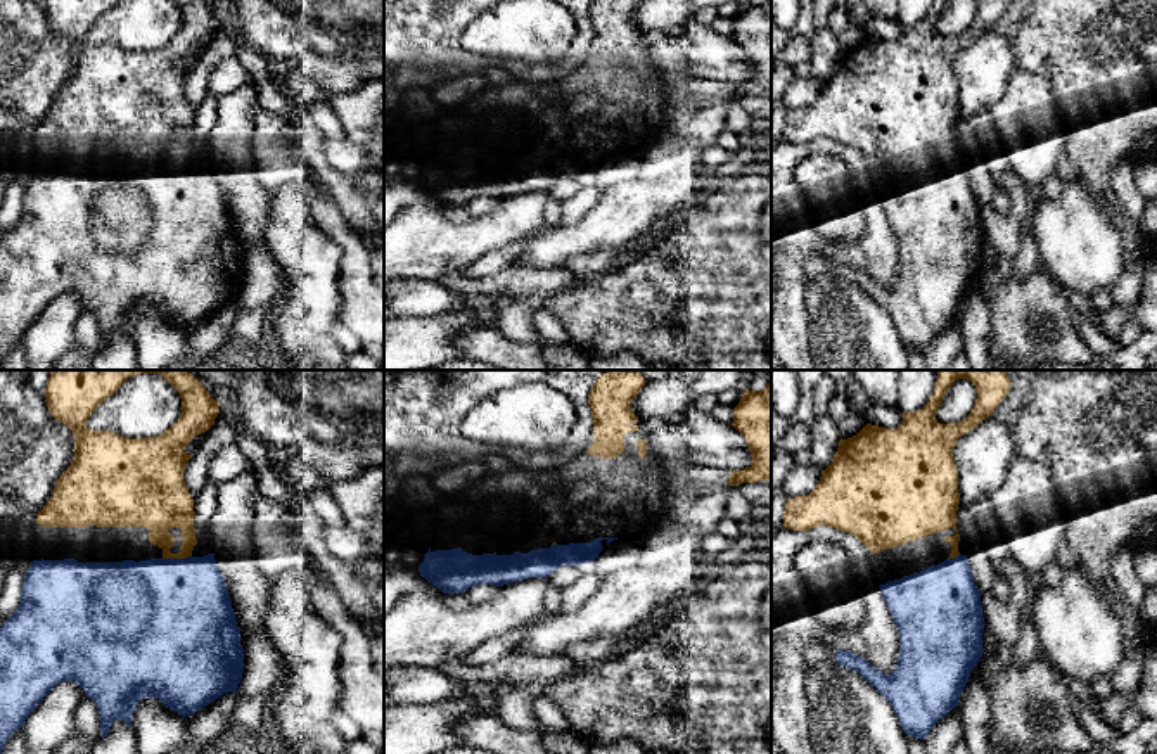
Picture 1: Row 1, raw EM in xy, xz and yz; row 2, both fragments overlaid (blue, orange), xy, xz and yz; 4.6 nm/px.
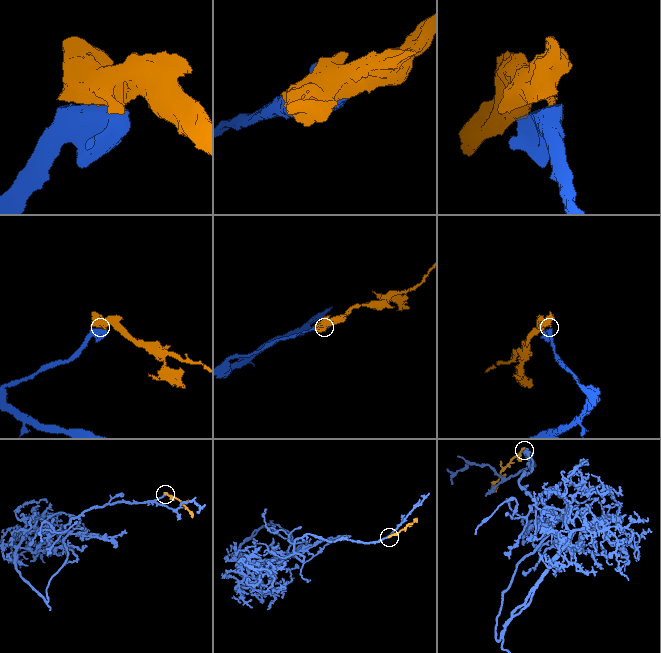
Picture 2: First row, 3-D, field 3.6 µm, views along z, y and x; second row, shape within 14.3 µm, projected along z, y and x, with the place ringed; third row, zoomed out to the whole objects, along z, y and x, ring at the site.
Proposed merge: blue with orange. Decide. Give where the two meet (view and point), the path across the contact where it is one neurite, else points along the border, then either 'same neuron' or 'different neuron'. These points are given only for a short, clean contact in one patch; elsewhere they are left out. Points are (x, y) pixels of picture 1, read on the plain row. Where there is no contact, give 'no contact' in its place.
meets blue in xy at (177, 172); runs through xy (172, 225), (177, 172), (166, 165), (163, 120); same neuron

